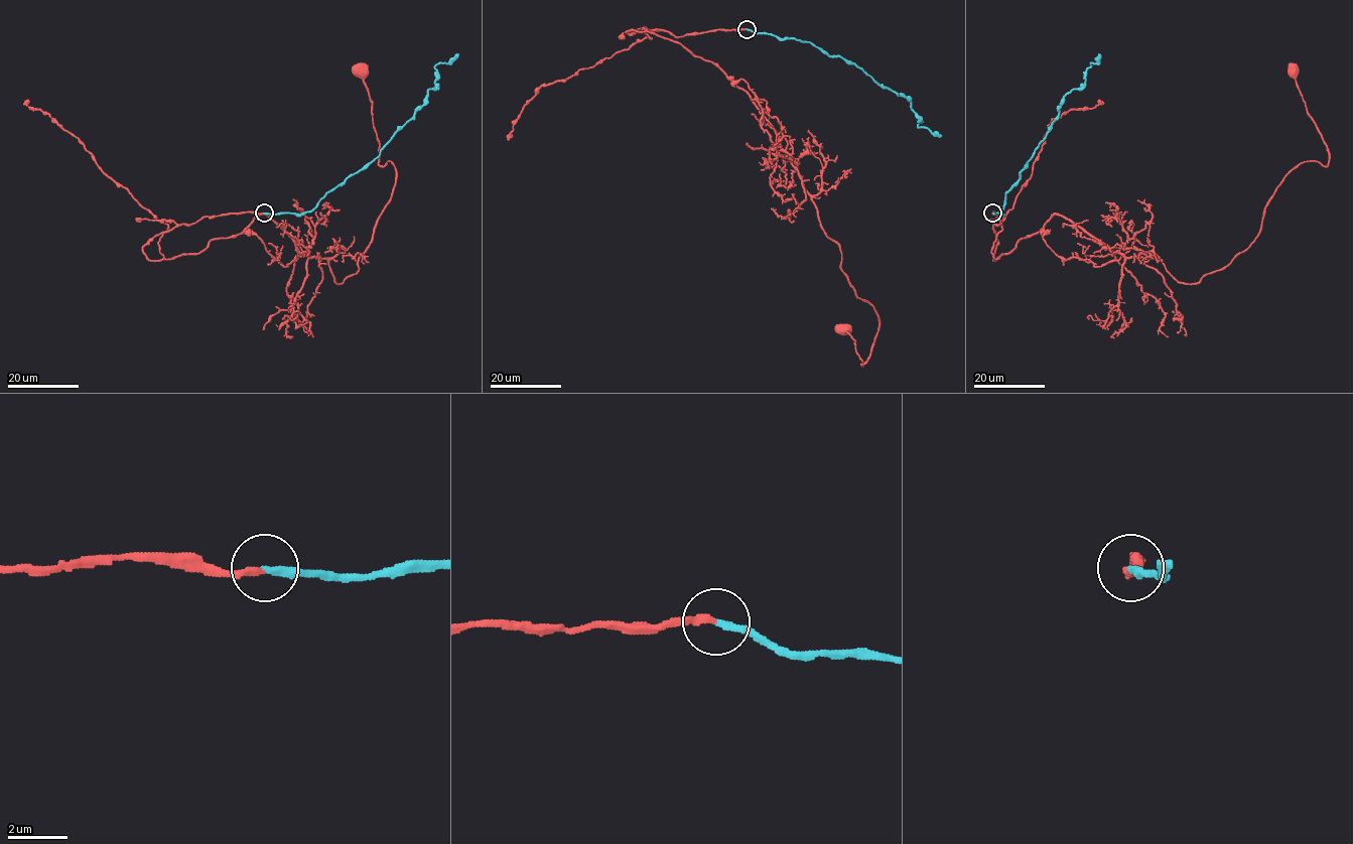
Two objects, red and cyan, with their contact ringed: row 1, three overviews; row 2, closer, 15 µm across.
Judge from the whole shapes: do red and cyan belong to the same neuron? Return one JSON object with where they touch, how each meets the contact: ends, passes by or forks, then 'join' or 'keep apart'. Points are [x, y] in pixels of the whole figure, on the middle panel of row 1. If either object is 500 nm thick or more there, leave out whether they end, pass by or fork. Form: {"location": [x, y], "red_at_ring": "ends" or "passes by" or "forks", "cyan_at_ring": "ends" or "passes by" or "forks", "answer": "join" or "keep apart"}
{"location": [747, 29], "red_at_ring": "ends", "cyan_at_ring": "ends", "answer": "join"}

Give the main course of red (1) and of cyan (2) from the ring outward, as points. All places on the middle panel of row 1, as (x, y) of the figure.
1: (747, 29), (626, 31), (679, 42), (748, 94), (873, 307), (880, 328), (862, 365), (844, 327)
2: (747, 29), (810, 42), (829, 55), (853, 62), (882, 87), (905, 95), (919, 117), (918, 127), (941, 135)

